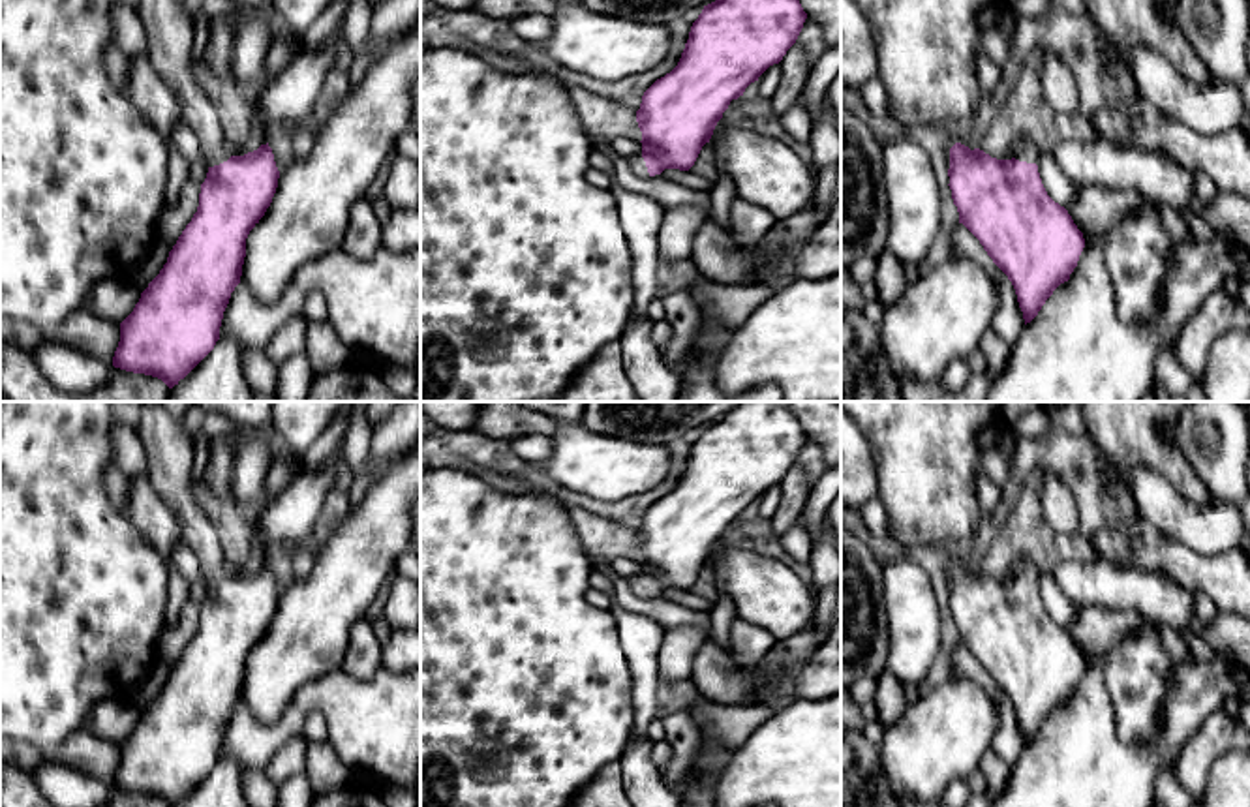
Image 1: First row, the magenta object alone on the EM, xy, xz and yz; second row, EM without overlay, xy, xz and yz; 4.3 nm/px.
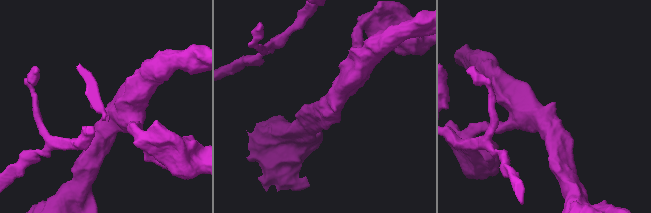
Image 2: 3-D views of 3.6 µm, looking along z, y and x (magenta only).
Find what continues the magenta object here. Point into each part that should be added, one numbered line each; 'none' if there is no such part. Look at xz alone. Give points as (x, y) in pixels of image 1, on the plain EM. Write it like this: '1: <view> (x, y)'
1: xz (637, 584)

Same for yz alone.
1: yz (1027, 571)

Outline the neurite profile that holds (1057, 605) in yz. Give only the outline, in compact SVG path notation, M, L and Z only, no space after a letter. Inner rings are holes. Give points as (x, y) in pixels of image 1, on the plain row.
M1040 572L1036 586L1047 616L1066 629L1075 619L1079 606L1062 593L1049 572Z

